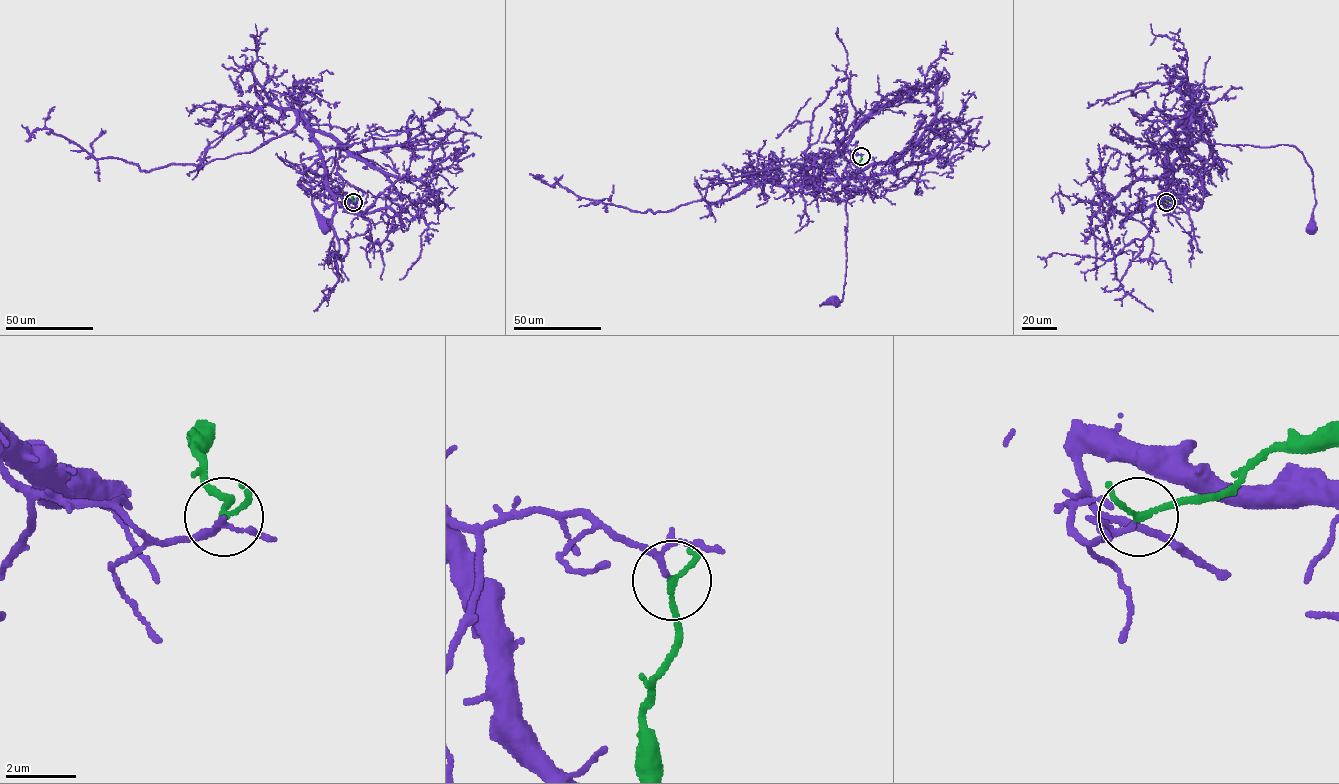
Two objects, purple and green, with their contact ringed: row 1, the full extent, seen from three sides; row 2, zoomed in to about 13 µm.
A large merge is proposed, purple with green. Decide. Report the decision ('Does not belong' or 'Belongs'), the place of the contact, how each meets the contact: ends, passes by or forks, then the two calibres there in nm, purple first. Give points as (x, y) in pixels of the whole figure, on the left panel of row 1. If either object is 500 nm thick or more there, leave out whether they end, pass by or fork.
Belongs. Place: (353, 202). At the ring purple passes by. At the ring green passes by. Thickness 140 nm (purple) against 150 nm

